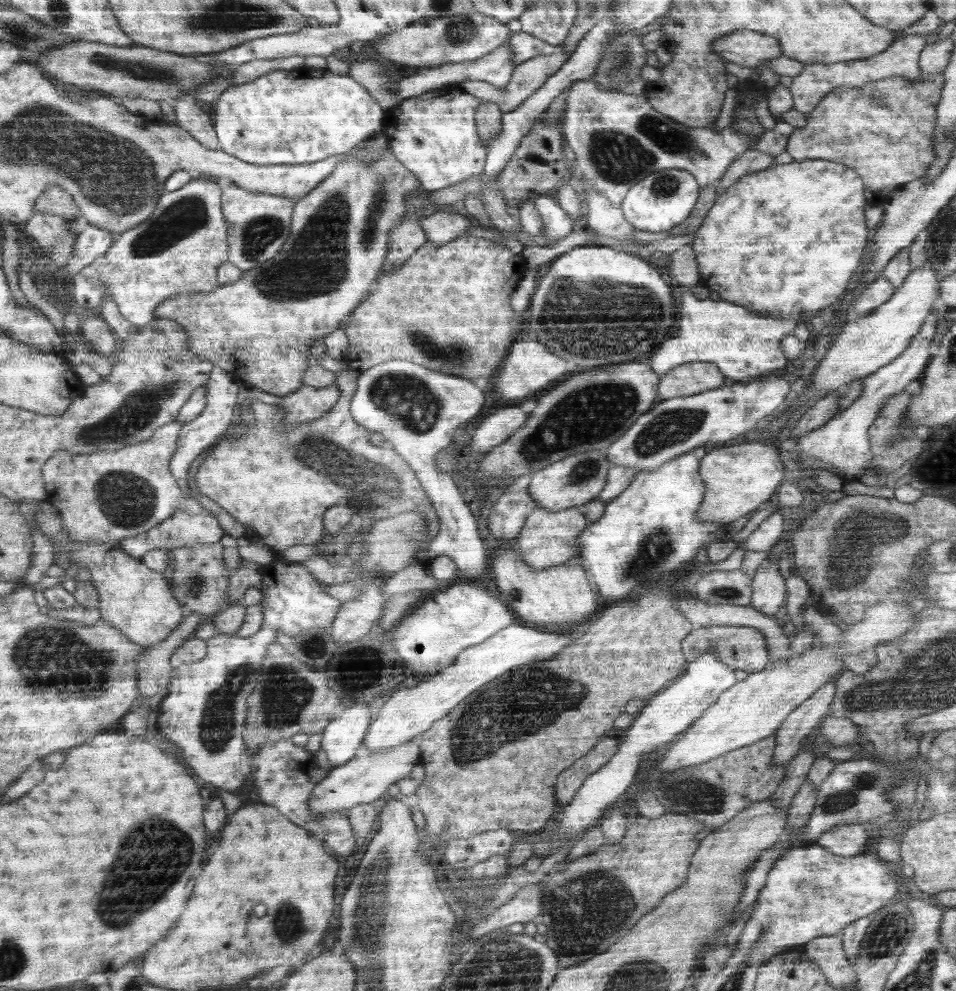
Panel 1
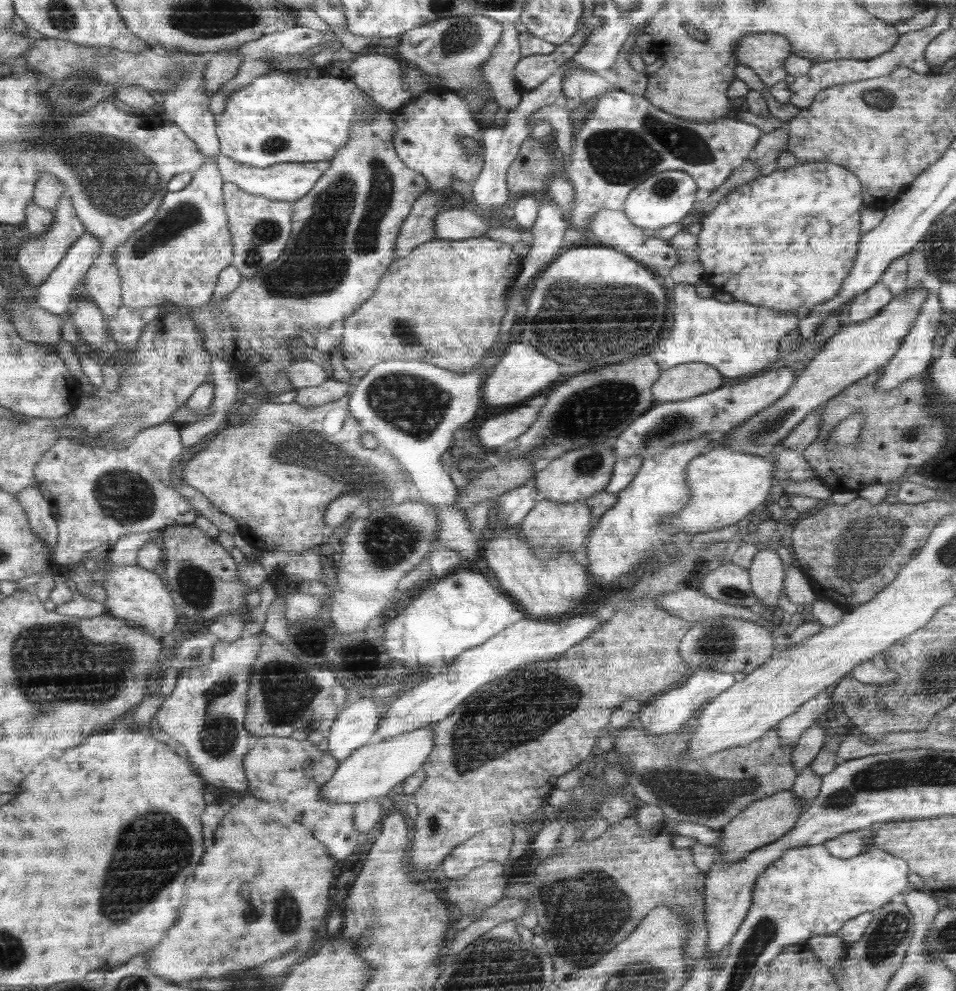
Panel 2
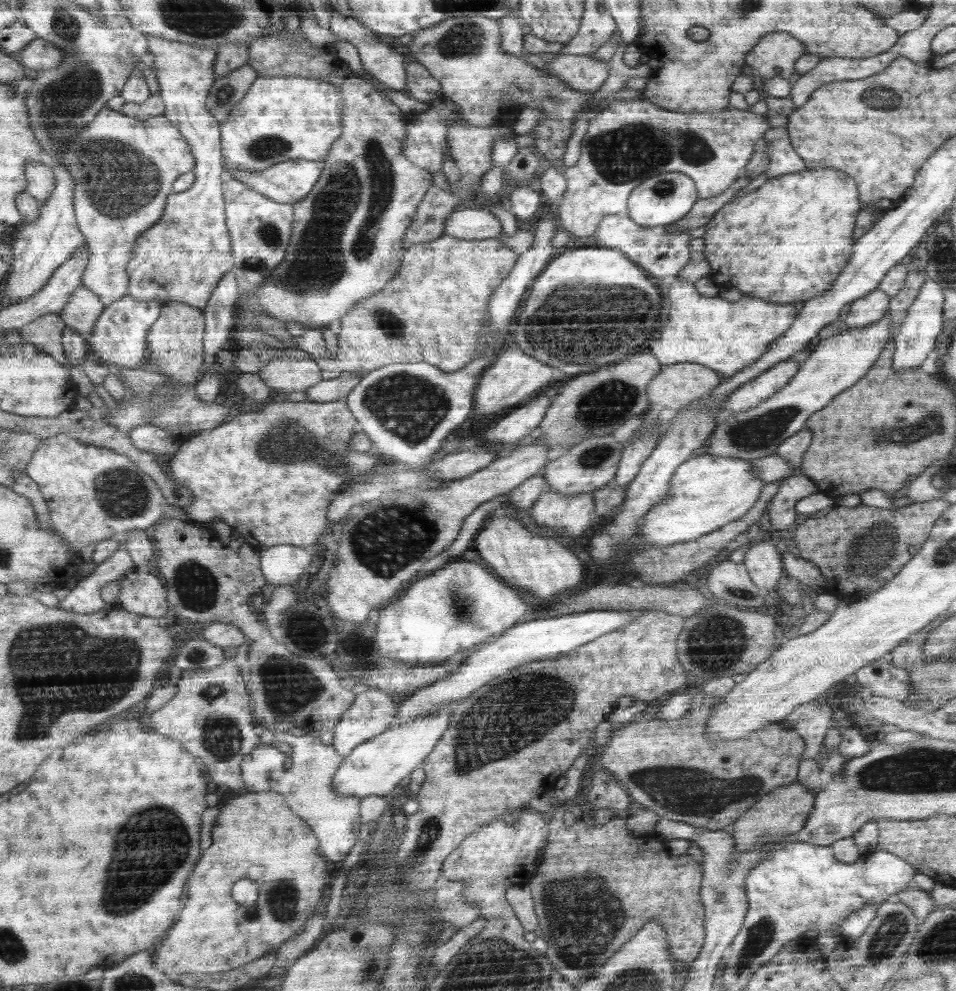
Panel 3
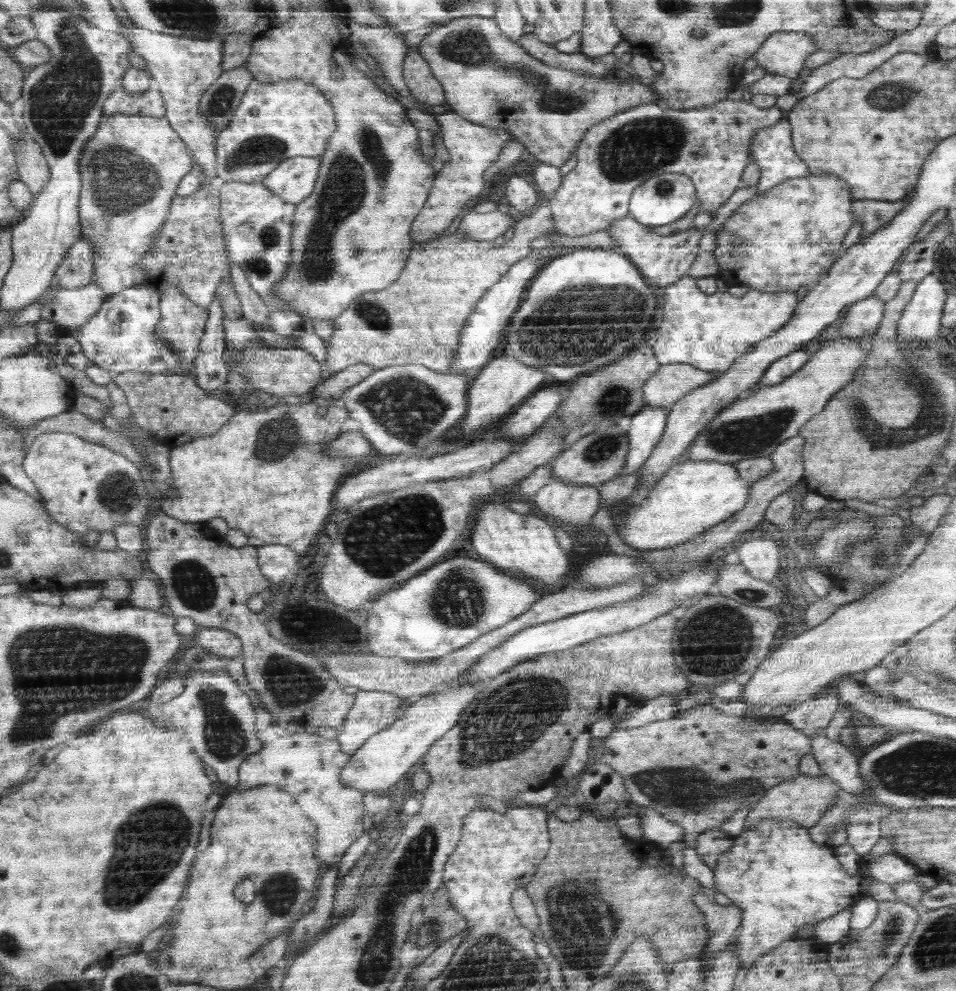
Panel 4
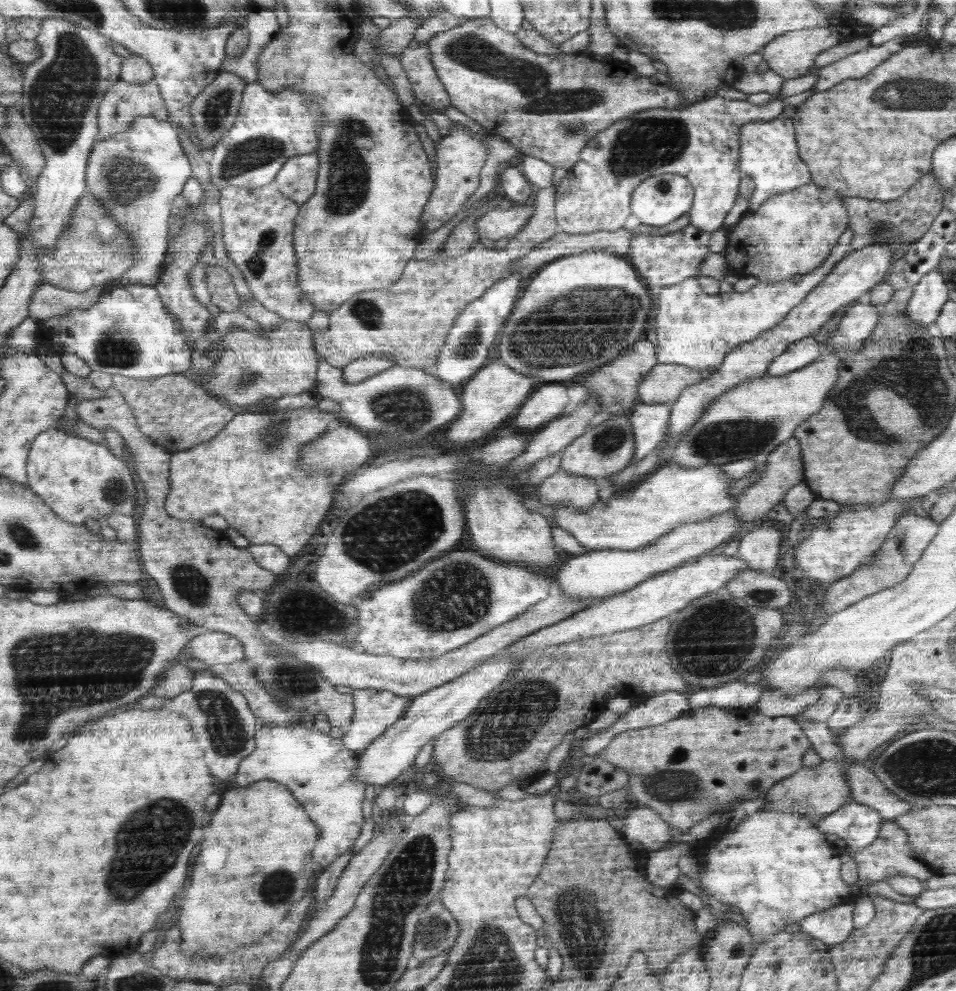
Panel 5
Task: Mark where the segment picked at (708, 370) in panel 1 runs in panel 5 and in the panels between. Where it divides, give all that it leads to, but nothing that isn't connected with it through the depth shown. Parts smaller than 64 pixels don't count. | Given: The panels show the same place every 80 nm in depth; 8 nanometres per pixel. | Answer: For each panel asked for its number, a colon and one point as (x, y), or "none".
2: (690, 380)
3: (675, 386)
4: (670, 383)
5: (665, 383)

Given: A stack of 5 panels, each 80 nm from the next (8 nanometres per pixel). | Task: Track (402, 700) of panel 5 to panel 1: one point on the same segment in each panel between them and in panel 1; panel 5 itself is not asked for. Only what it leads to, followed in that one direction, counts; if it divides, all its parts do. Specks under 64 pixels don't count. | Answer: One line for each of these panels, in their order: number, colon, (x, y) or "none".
1: (343, 738)
2: (355, 726)
3: (371, 712)
4: (373, 711)

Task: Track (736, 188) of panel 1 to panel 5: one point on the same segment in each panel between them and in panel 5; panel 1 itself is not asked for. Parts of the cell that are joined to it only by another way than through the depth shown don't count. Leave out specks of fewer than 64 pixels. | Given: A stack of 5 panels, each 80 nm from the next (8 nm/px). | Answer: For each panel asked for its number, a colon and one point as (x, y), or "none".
2: (787, 240)
3: (787, 241)
4: (791, 237)
5: (794, 233)

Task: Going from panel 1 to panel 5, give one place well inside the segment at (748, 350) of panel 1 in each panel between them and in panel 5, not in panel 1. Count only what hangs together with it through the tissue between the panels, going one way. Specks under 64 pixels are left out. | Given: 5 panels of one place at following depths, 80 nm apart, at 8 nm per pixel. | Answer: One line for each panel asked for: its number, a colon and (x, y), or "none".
2: (738, 339)
3: (725, 336)
4: (708, 331)
5: (693, 329)

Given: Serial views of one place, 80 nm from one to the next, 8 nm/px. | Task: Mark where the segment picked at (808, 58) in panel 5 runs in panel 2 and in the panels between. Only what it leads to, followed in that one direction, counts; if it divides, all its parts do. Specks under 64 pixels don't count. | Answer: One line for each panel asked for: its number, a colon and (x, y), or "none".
2: (765, 53)
3: (775, 56)
4: (784, 54)

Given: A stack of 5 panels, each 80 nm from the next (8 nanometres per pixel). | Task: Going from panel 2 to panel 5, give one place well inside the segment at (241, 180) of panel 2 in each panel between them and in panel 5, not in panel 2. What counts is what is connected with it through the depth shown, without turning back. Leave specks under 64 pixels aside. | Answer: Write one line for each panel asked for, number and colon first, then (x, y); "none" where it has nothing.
3: (288, 182)
4: (293, 180)
5: (297, 180)

